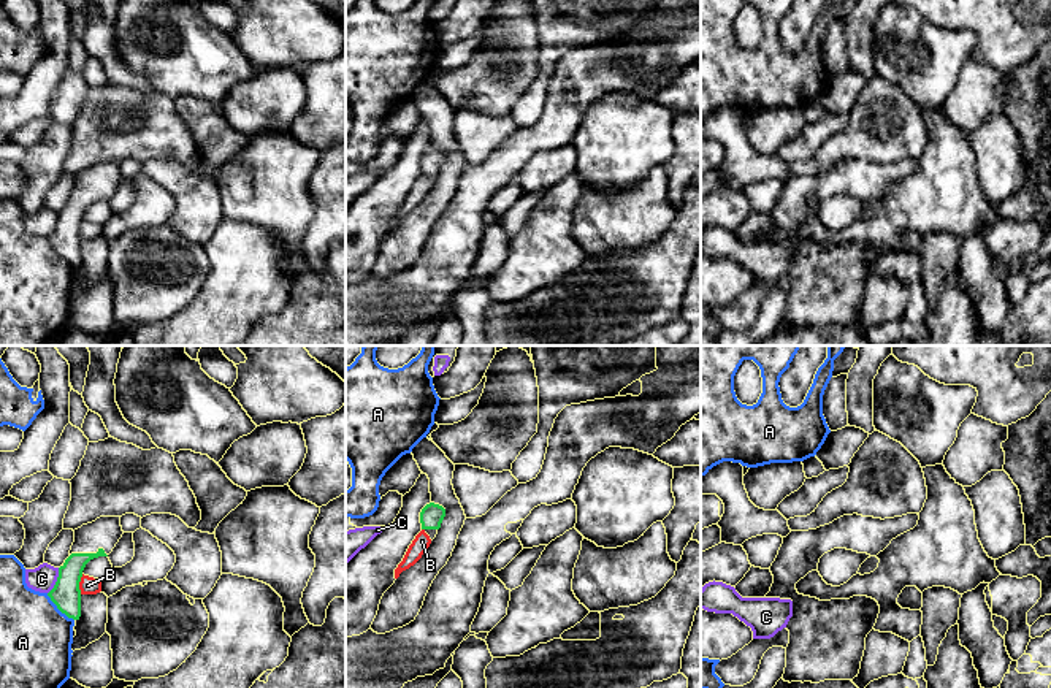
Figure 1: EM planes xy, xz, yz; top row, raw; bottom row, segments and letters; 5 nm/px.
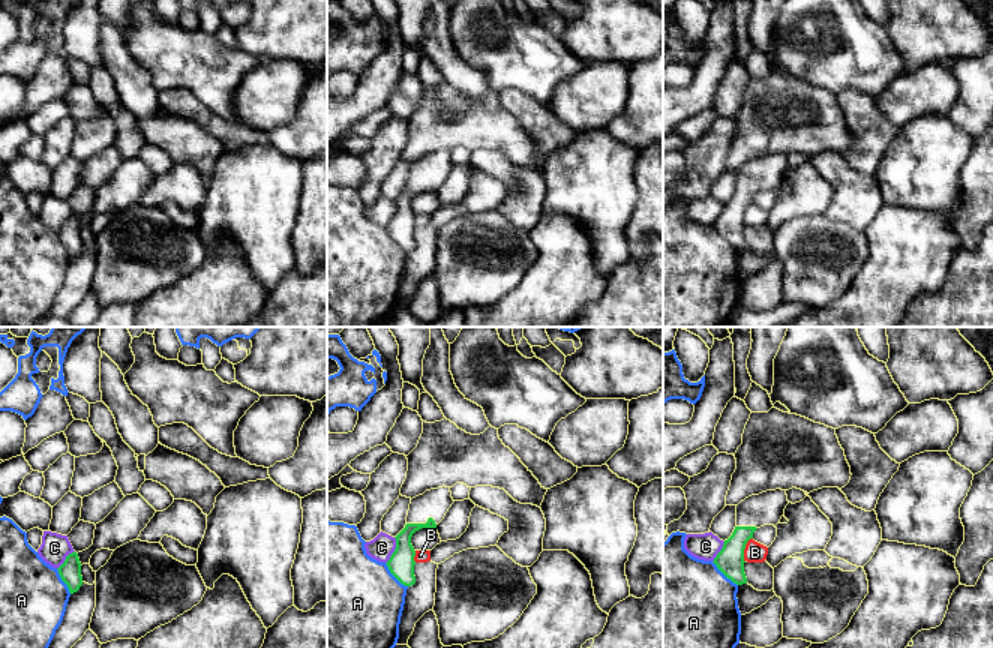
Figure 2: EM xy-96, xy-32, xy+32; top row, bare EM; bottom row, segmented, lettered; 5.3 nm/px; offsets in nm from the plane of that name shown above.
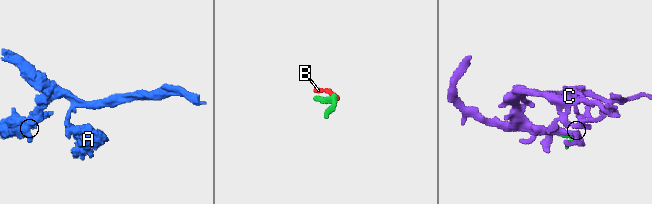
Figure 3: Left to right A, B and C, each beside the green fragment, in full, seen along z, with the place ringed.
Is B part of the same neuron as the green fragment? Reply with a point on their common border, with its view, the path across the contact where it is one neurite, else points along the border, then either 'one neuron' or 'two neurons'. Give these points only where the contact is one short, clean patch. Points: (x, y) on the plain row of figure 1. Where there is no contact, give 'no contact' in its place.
contact xy (78, 229); border xy (83, 219), (80, 238); two neurons

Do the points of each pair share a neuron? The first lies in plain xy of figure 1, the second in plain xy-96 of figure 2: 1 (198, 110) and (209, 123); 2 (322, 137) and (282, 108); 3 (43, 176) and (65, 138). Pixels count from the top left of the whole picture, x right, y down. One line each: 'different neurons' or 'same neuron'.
1: same neuron
2: different neurons
3: same neuron

